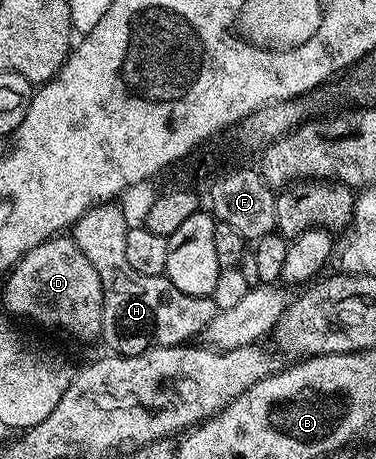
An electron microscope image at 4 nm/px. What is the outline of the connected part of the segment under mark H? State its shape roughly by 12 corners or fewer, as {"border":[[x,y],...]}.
{"border":[[101,202],[72,224],[100,274],[101,343],[139,356],[201,337],[213,296],[145,276],[126,216]]}

